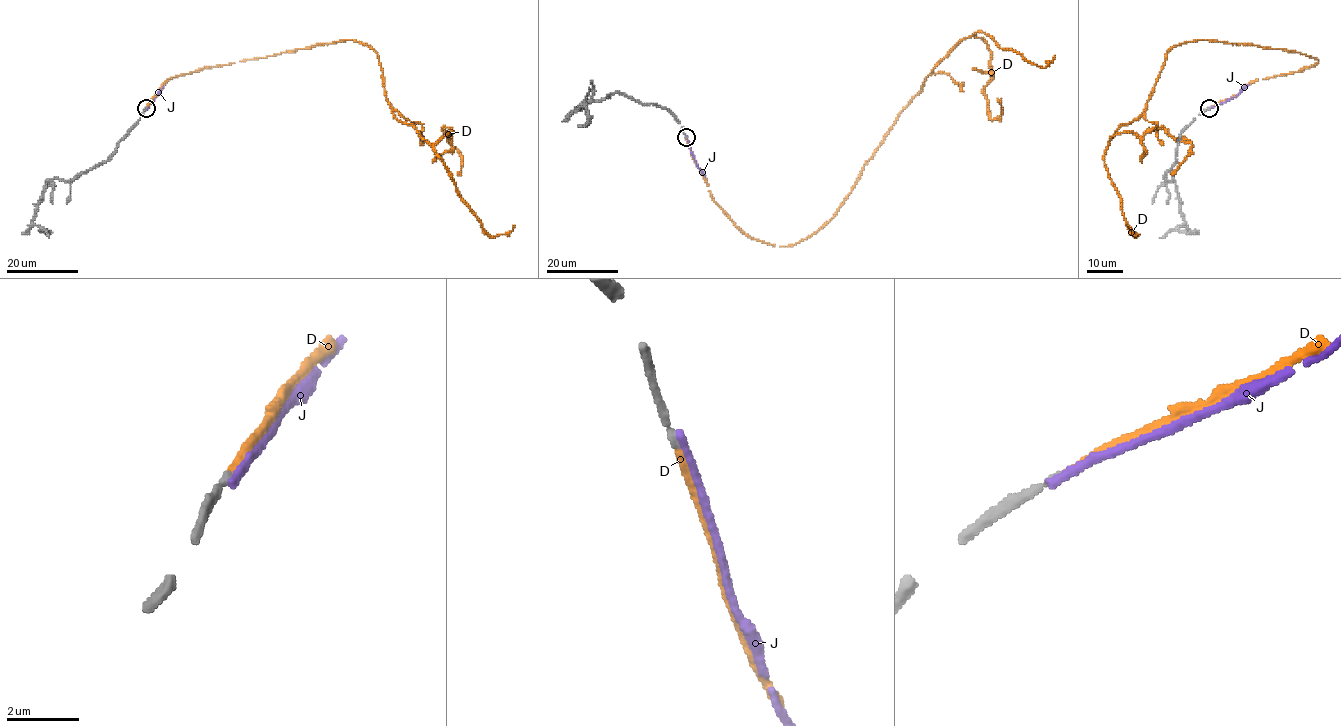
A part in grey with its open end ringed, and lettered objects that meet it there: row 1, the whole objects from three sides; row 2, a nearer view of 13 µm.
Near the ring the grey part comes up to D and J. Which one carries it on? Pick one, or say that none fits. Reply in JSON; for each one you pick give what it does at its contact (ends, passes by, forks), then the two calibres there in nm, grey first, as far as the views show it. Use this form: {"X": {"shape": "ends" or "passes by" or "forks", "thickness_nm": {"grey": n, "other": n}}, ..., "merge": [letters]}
{"D": {"shape": "ends", "thickness_nm": {"grey": 220, "other": 240}}, "merge": ["D"]}

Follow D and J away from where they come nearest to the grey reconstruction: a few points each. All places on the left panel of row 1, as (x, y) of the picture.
D: (145, 108), (171, 77), (357, 41), (377, 54), (391, 111), (429, 144), (481, 226), (491, 236), (515, 225)
J: (145, 109), (165, 84)

